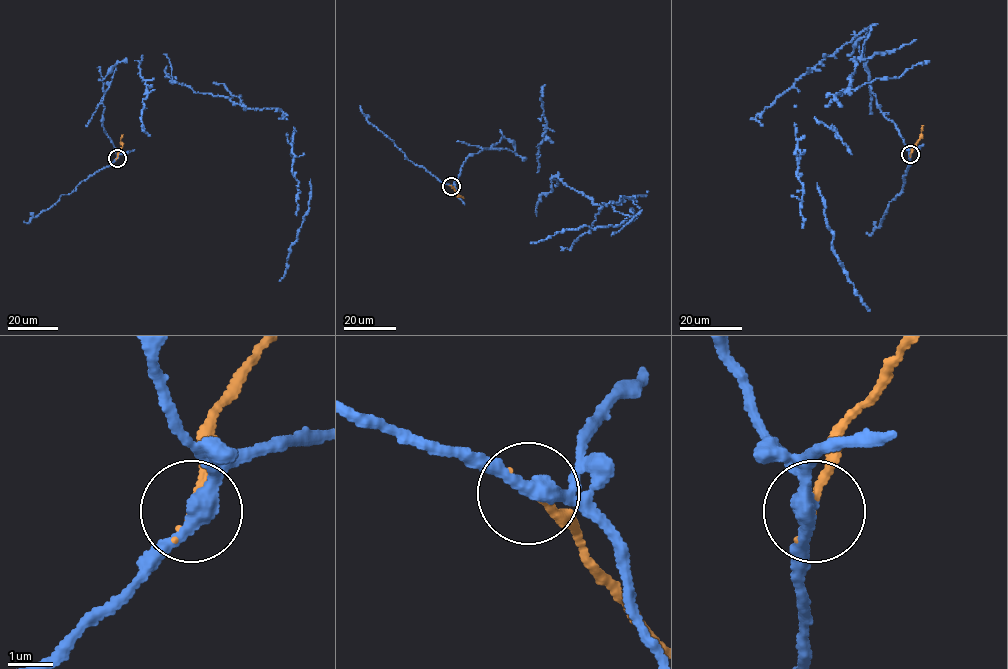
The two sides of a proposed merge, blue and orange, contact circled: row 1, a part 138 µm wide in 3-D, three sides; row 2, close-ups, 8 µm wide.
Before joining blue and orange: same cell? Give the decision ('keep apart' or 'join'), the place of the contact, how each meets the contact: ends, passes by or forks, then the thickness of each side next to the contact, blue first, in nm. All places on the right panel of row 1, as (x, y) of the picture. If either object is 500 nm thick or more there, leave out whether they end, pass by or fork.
keep apart | (910, 154) | blue passes by | orange ends | 360/140 nm

